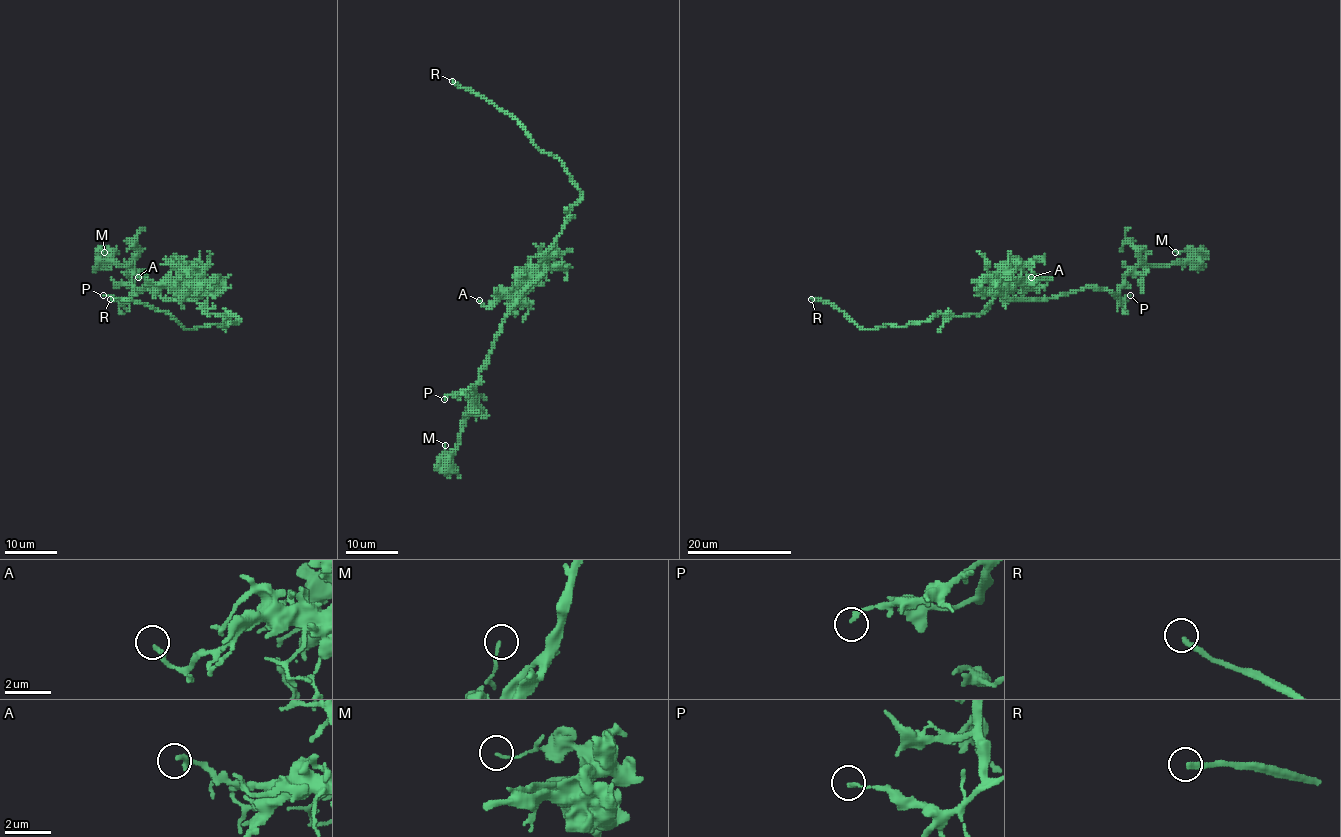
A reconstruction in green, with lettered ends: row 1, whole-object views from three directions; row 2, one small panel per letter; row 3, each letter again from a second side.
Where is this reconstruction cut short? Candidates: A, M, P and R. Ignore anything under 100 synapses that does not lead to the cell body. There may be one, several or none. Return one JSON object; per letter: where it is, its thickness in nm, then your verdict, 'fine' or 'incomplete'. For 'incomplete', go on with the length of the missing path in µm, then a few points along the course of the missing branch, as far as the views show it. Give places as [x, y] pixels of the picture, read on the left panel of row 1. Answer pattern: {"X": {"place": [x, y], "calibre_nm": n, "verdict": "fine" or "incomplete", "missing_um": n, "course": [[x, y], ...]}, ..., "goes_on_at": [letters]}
{"A": {"place": [138, 277], "calibre_nm": 180, "verdict": "fine"}, "M": {"place": [104, 252], "calibre_nm": 110, "verdict": "fine"}, "P": {"place": [103, 295], "calibre_nm": 150, "verdict": "fine"}, "R": {"place": [110, 299], "calibre_nm": 240, "verdict": "incomplete", "missing_um": 15, "course": [[110, 299], [84, 295], [81, 299], [68, 299], [57, 312], [51, 309]]}, "goes_on_at": ["R"]}

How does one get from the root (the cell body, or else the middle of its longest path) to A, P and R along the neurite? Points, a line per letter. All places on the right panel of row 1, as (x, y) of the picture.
A: (994, 297), (993, 288), (1009, 291), (1019, 283), (1031, 283), (1036, 279), (1031, 277)
P: (994, 297), (1003, 295), (1009, 299), (1049, 299), (1087, 287), (1108, 290), (1119, 301), (1130, 295)
R: (994, 297), (980, 314), (933, 314), (927, 321), (906, 326), (873, 329), (860, 329), (842, 310), (811, 299)

